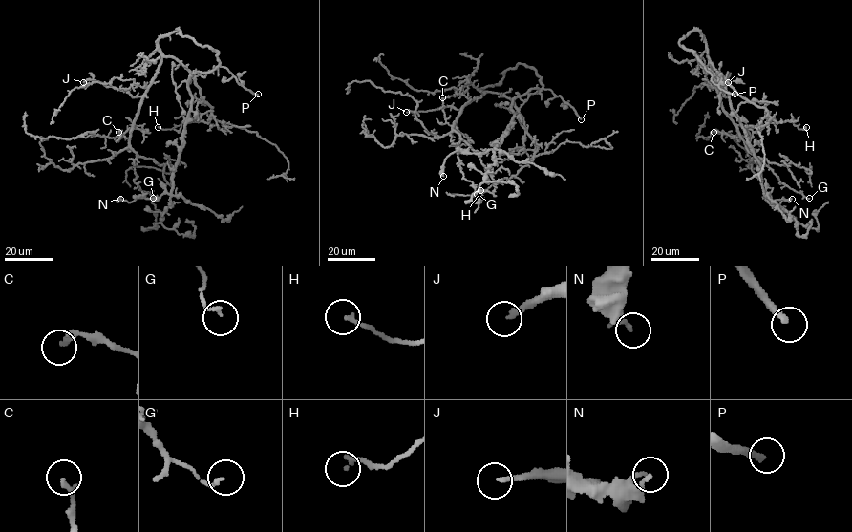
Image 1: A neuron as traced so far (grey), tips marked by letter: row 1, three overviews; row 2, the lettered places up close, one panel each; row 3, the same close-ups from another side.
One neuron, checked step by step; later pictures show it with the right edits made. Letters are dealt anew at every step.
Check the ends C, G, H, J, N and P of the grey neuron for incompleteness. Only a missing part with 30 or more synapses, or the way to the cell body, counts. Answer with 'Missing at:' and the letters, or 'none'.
Missing at: J, P

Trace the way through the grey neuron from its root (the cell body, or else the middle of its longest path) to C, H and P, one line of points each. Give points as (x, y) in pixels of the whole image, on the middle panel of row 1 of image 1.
C: (505, 95), (486, 92), (476, 97), (462, 107), (452, 125), (445, 119), (442, 97)
H: (505, 95), (522, 118), (524, 129), (535, 145), (534, 156), (509, 179), (504, 178), (480, 190)
P: (505, 95), (519, 108), (529, 95), (549, 89), (567, 102), (581, 119)

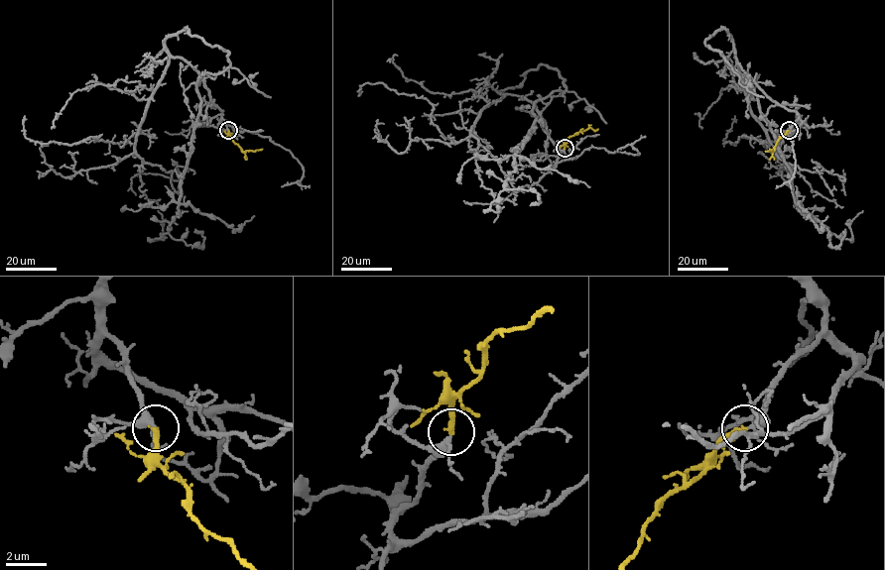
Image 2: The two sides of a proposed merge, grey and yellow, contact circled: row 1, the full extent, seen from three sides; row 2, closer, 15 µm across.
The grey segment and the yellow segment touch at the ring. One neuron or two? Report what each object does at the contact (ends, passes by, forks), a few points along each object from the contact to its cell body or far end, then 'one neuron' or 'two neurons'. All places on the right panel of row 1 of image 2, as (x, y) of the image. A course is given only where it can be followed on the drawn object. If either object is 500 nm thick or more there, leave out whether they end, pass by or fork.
grey passes by | yellow ends | grey via (789, 130), (798, 115), (735, 57), (775, 153), (800, 170), (841, 180), (844, 173), (845, 194) | yellow via (789, 130), (772, 151), (769, 149) | one neuron

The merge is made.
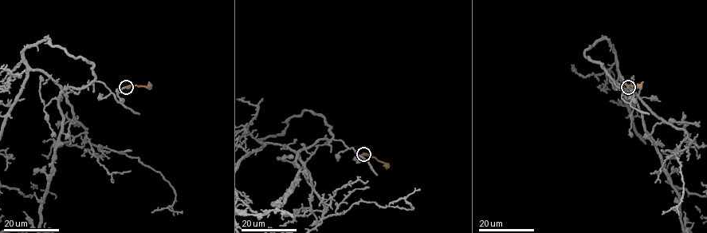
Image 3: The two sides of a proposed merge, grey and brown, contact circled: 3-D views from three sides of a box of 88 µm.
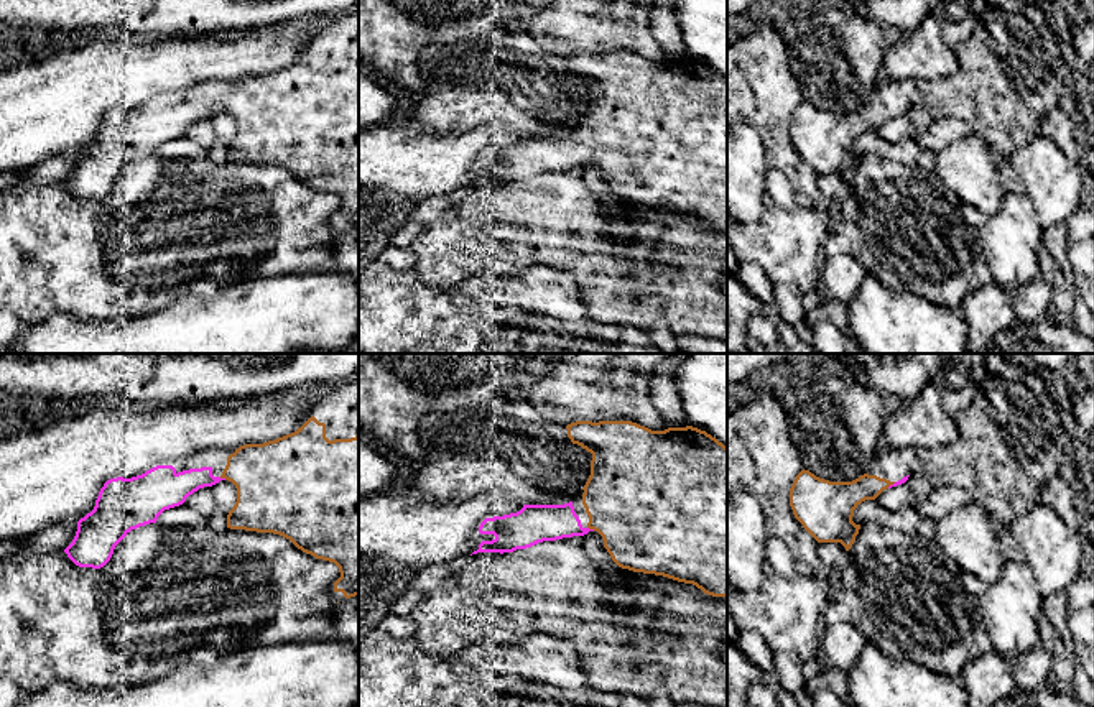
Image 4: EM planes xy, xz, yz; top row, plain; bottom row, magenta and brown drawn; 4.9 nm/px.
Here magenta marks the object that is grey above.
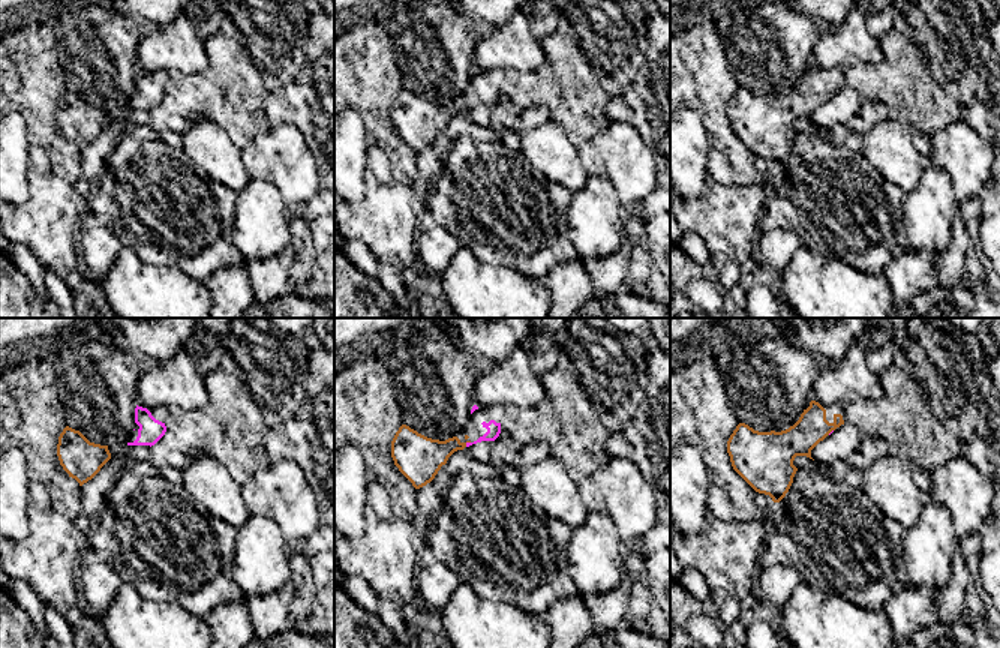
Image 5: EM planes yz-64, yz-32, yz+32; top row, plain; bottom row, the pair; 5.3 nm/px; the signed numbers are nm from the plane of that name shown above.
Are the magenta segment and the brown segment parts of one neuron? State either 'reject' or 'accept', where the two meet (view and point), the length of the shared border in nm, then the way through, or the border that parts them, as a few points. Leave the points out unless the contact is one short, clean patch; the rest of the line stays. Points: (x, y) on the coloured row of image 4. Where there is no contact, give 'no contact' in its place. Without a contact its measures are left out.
accept; meets magenta in xz at (591, 530); contact 40 nm long; runs through xz (542, 523), (591, 530), (604, 517), (634, 502)

